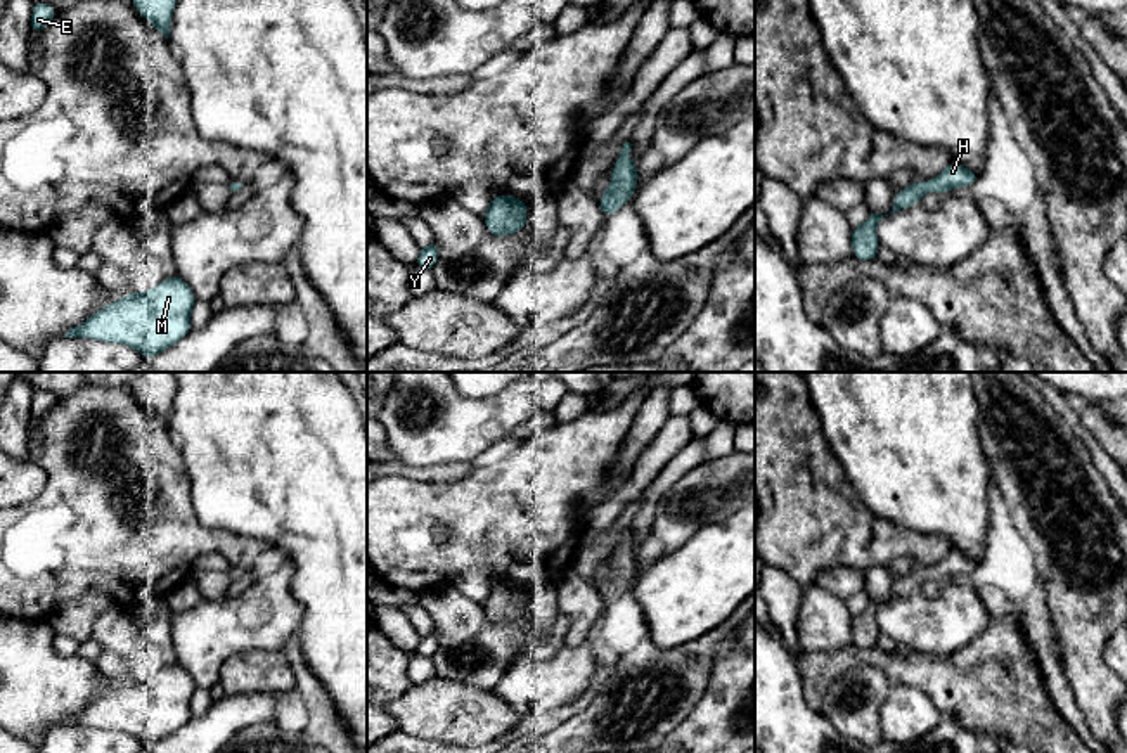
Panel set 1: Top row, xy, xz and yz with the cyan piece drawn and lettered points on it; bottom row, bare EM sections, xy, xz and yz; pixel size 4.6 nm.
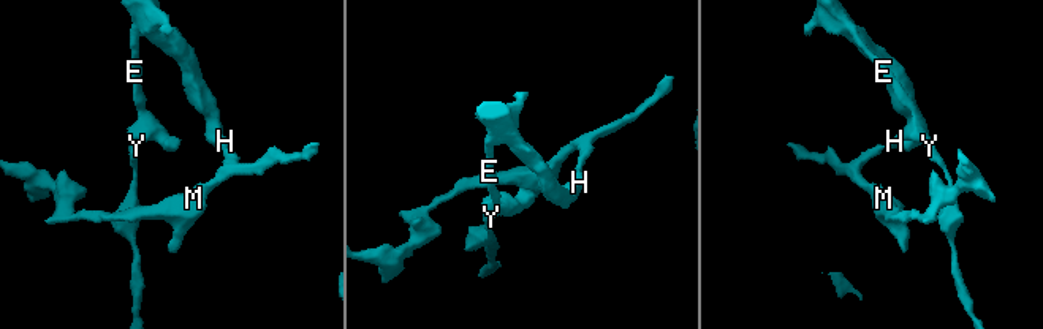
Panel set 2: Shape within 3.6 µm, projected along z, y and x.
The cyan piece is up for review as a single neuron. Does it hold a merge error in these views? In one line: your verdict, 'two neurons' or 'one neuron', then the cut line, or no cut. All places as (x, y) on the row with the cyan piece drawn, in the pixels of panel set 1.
one neuron; cut none

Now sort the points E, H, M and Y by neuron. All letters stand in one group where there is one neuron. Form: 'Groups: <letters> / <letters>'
Groups: E H M Y

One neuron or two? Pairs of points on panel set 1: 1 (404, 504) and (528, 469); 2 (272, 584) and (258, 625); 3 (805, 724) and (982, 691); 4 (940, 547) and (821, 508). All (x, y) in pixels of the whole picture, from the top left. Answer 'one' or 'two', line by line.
1: one
2: one
3: two
4: one

